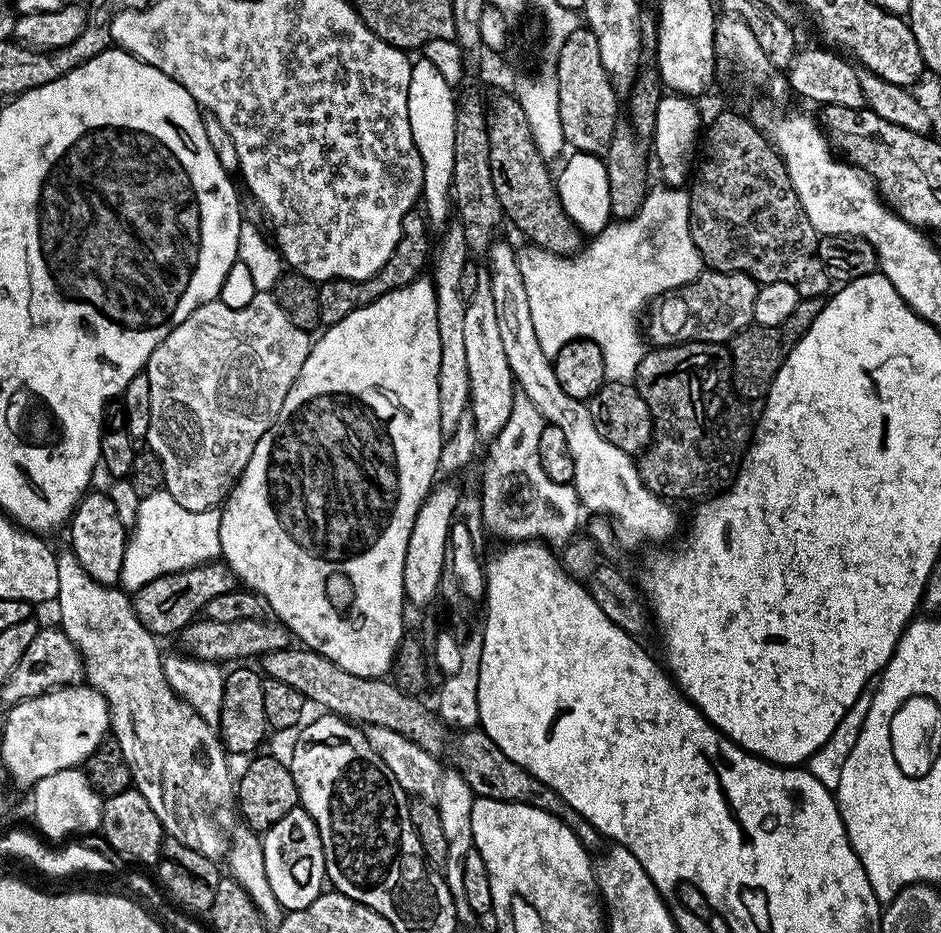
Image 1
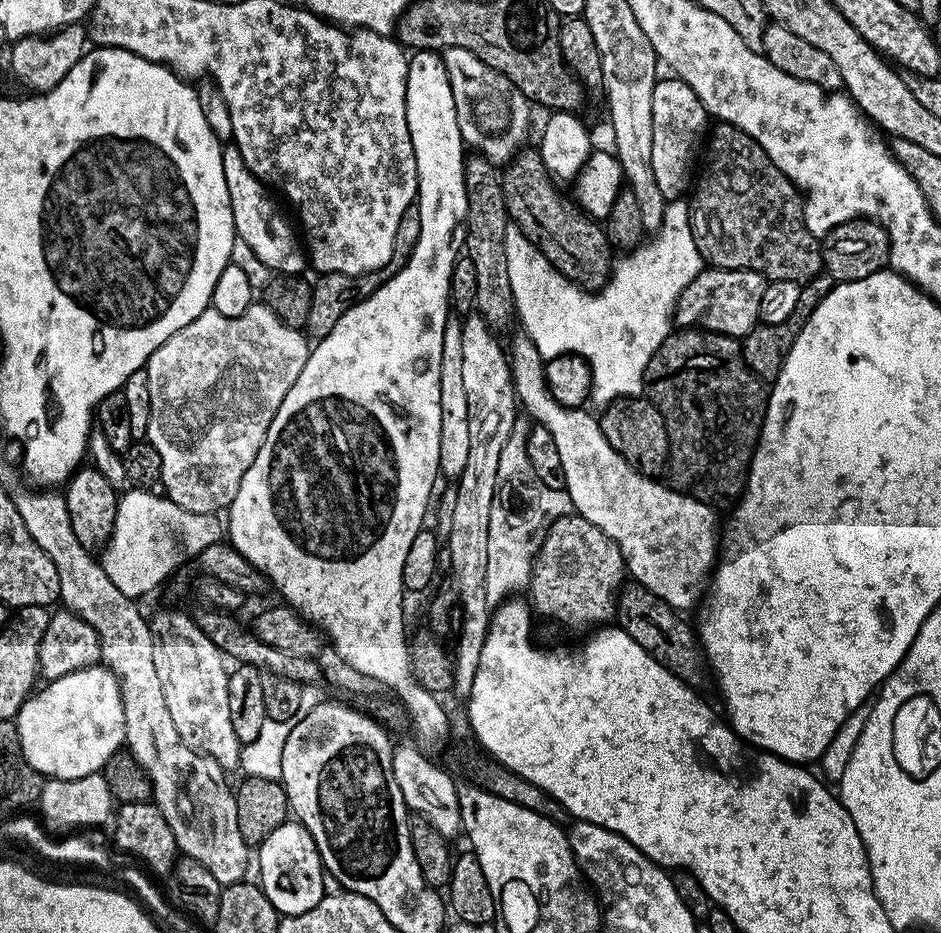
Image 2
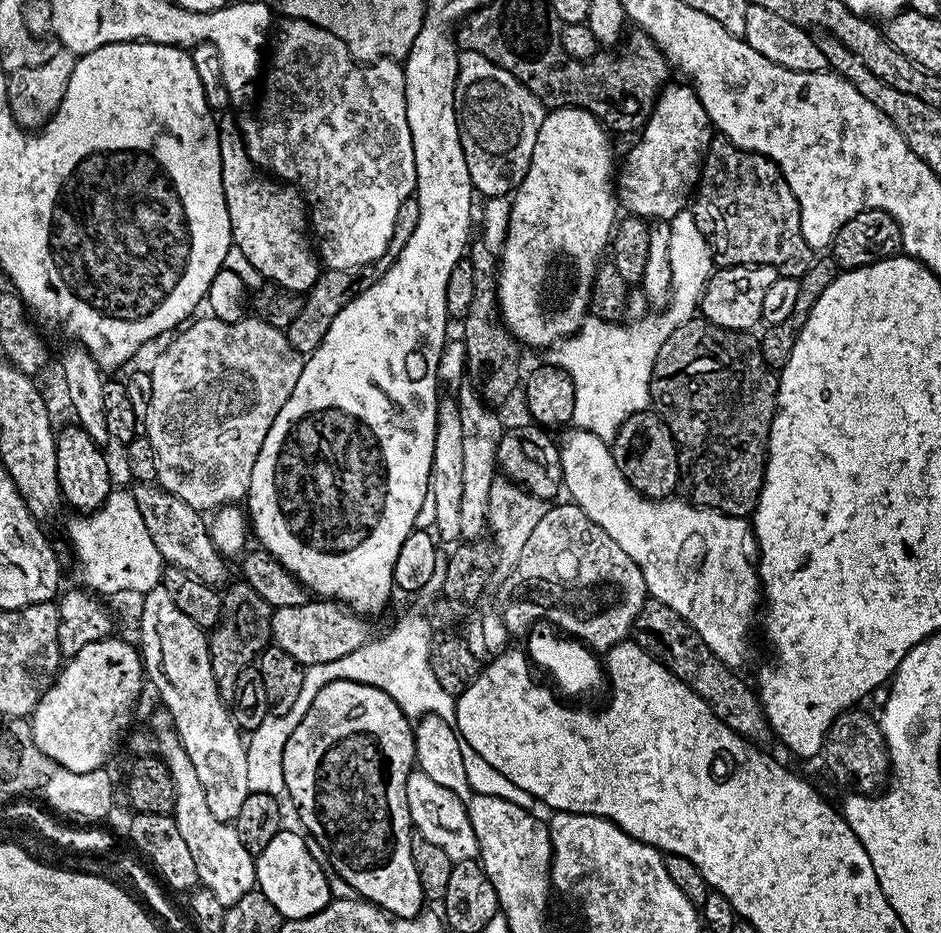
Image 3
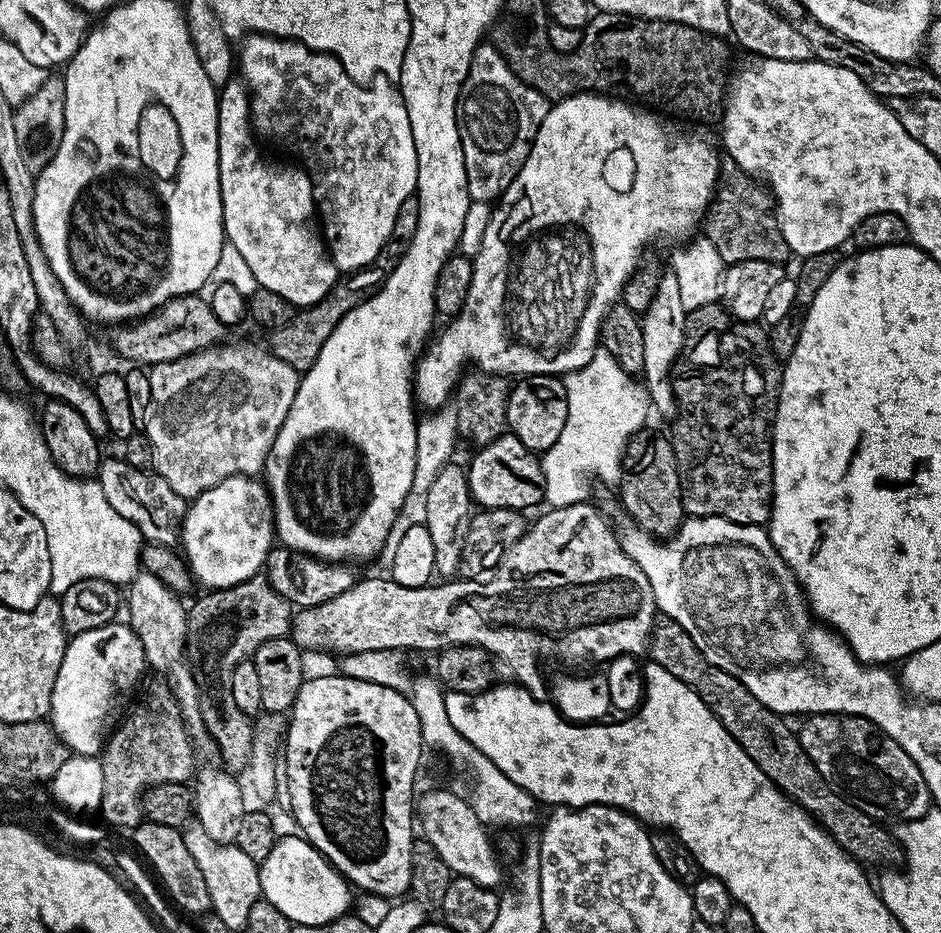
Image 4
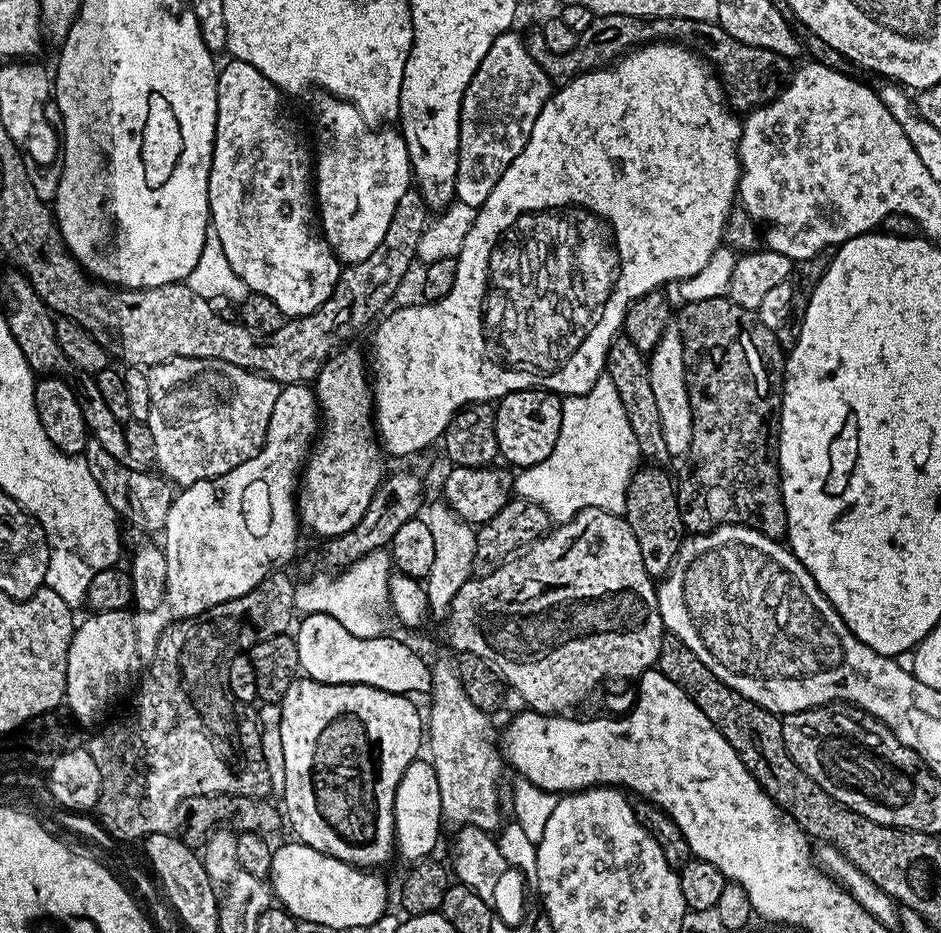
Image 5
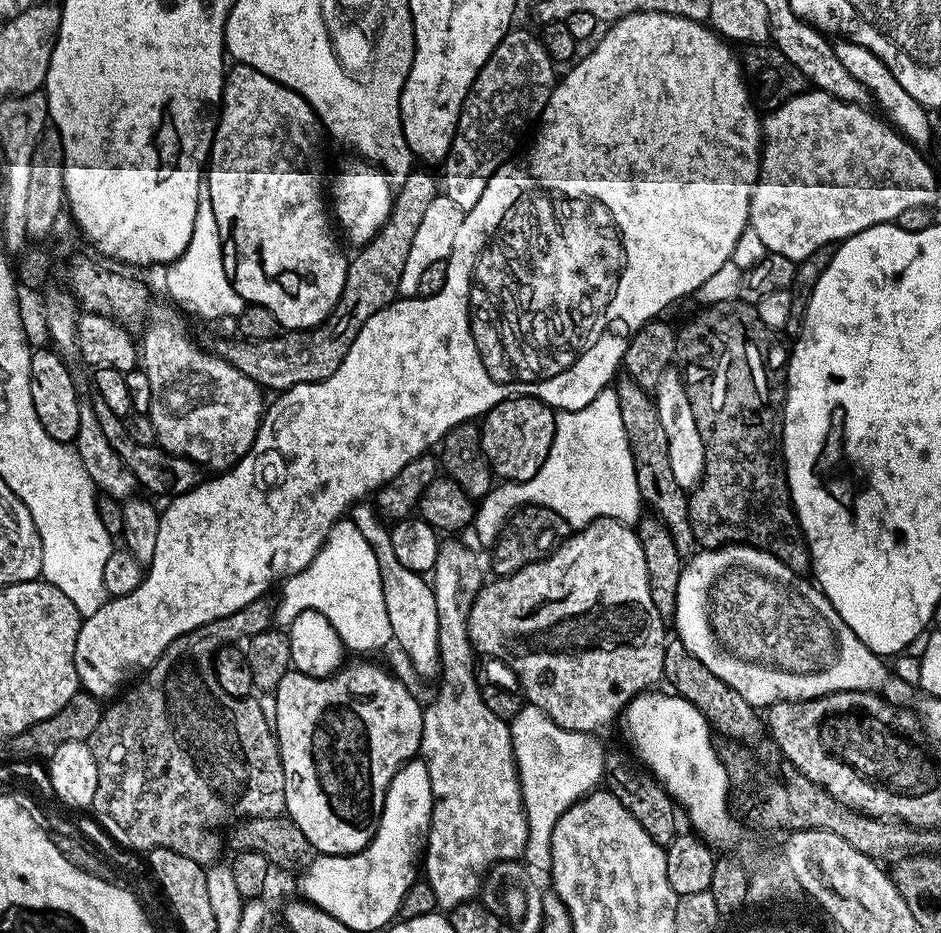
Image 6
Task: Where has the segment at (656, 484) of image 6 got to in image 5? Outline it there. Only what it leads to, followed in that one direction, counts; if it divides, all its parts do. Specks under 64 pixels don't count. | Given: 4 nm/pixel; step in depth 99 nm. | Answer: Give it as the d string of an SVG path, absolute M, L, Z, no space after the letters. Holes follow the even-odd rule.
M623 334L612 341L608 351L606 374L610 382L618 390L618 398L622 398L622 410L626 410L626 418L630 422L630 430L634 430L634 438L638 442L638 450L645 461L664 466L670 457L666 450L666 442L662 439L662 421L658 419L658 405L654 399L654 390L650 386L650 370L648 356L628 336Z

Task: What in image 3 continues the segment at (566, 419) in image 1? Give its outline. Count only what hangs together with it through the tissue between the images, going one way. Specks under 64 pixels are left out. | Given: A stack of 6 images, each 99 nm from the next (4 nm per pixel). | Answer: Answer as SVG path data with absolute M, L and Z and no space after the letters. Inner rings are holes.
M572 430L562 440L560 450L564 488L569 492L571 503L579 506L592 519L592 523L602 526L614 542L642 570L642 578L648 587L651 599L666 602L670 610L678 615L699 634L702 642L710 646L716 659L733 670L748 660L748 643L752 640L752 619L757 619L762 604L762 585L758 571L758 549L756 533L747 519L725 516L714 508L701 508L687 499L669 498L652 500L640 495L634 486L618 470L612 457L611 447L594 434Z

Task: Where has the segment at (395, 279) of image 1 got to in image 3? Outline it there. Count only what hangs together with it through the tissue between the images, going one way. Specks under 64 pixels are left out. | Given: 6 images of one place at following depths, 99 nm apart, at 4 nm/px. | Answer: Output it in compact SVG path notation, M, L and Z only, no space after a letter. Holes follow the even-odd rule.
M410 195L406 198L406 202L402 202L402 206L398 206L398 214L394 217L394 234L390 238L390 246L384 251L382 258L361 268L351 268L350 270L330 268L321 271L314 286L303 297L304 305L299 311L298 318L290 323L286 331L290 346L294 346L296 352L310 354L314 350L318 350L322 338L326 338L326 330L330 330L330 322L334 322L334 318L338 318L338 314L342 314L342 310L353 298L370 290L370 286L374 286L374 282L378 282L382 278L382 274L386 274L386 270L390 270L390 266L398 258L402 246L406 246L406 242L410 242L410 234L414 234L414 226L418 226L418 202L415 195Z

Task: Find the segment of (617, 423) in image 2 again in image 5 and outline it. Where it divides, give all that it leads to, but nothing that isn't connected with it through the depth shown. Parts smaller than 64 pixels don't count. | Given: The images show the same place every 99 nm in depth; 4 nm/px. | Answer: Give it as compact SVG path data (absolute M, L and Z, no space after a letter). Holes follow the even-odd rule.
M644 466L633 473L628 484L626 506L623 517L638 541L642 554L643 568L654 580L663 579L677 558L678 550L686 539L686 529L681 520L677 504L676 487L673 477L669 477L660 466Z

